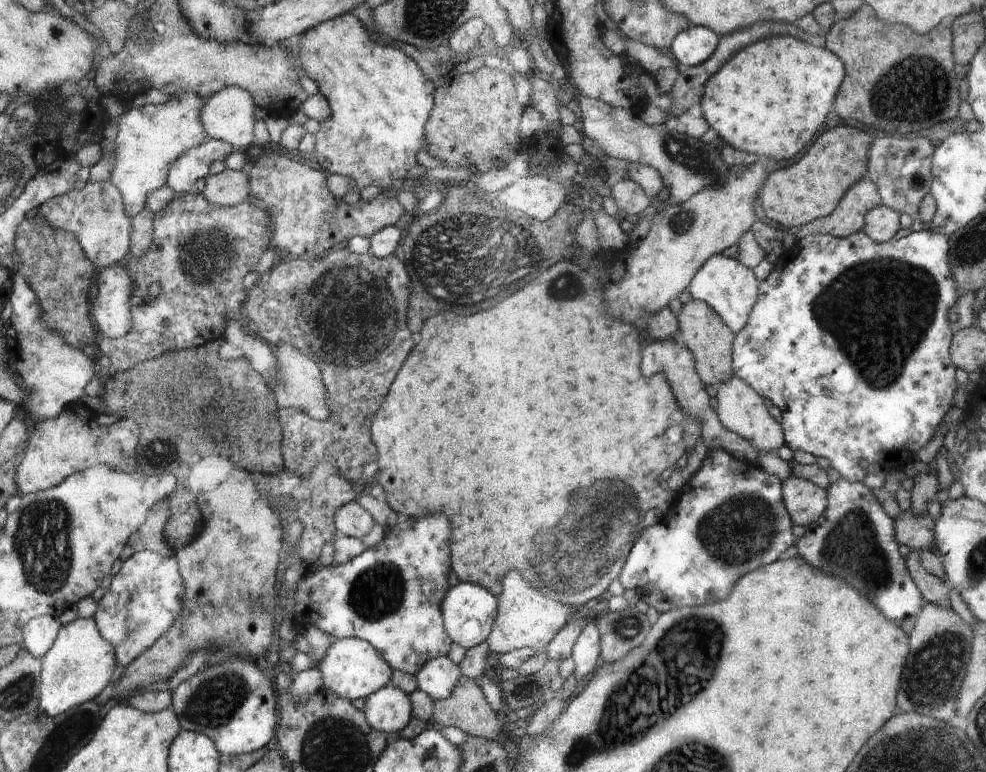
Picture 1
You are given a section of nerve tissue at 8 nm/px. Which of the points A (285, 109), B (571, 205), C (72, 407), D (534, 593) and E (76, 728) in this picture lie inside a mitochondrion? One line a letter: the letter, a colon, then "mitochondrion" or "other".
A: other
B: other
C: other
D: mitochondrion
E: mitochondrion

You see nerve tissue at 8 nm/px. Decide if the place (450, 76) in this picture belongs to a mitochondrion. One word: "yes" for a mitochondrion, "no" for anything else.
no

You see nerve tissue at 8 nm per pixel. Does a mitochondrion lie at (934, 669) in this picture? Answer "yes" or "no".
yes

